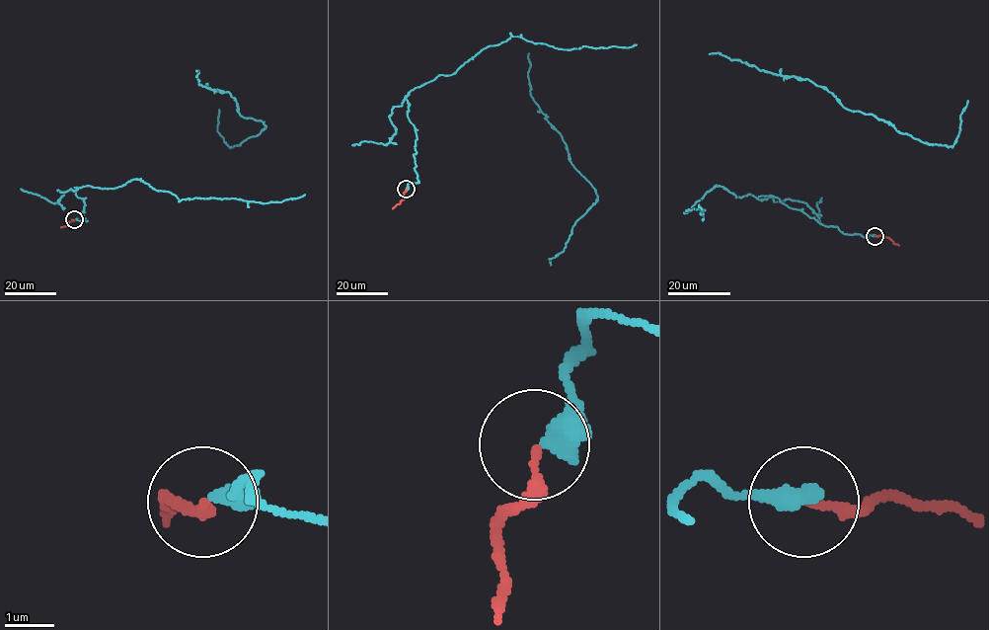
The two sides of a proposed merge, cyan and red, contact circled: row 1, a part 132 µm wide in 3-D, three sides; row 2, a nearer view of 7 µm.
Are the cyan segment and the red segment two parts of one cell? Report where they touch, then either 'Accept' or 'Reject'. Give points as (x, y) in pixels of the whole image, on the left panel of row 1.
Place: (74, 219). Accept

